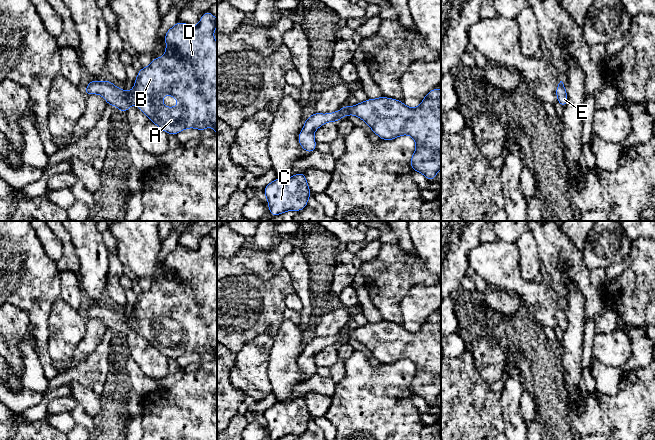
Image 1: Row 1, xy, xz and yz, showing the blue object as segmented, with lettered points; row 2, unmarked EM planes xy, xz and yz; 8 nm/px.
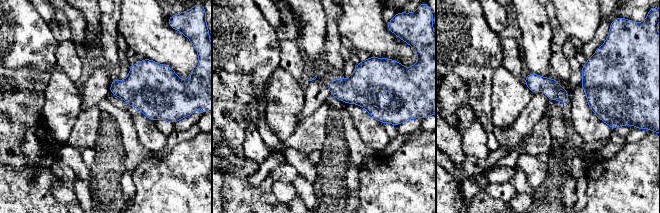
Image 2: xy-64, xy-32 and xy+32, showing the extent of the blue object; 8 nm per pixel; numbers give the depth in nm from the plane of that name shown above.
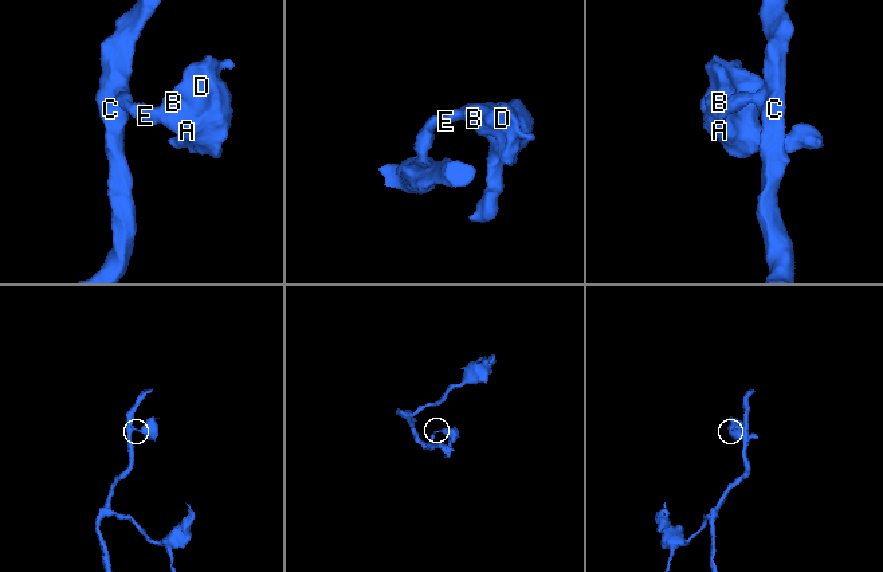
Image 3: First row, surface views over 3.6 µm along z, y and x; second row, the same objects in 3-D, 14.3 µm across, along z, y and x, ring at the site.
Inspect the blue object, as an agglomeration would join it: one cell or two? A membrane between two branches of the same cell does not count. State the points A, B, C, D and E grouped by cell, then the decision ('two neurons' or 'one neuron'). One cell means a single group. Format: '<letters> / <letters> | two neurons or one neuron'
A B C D E | one neuron

